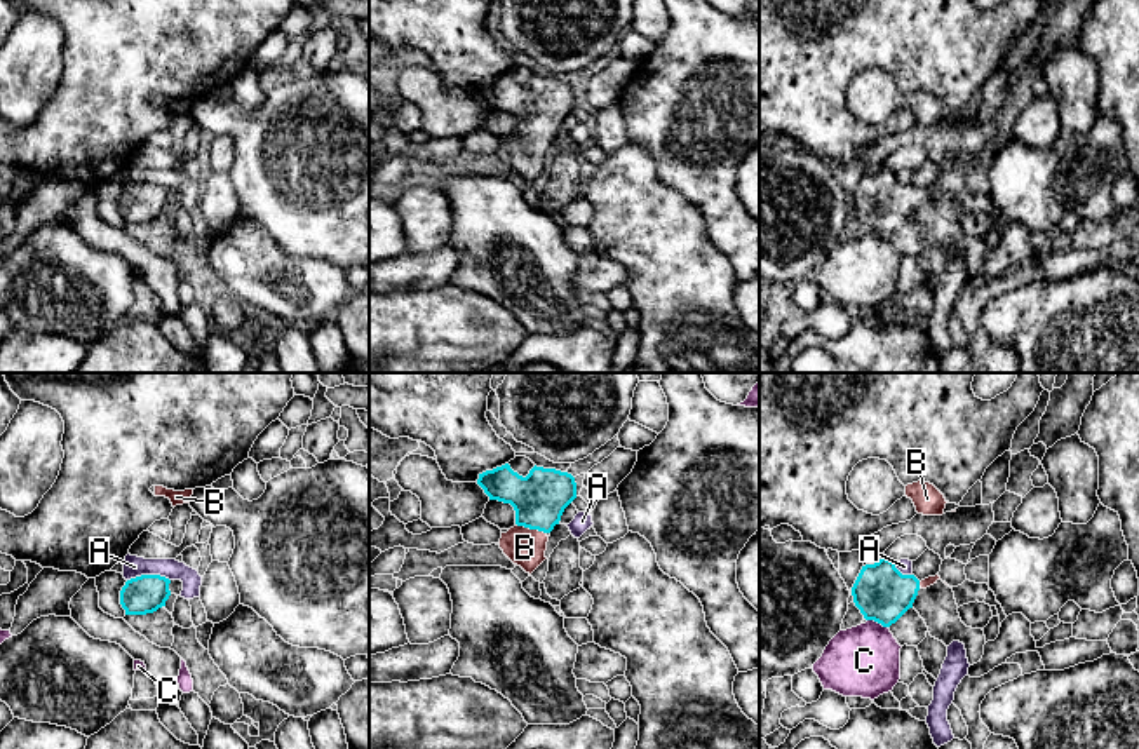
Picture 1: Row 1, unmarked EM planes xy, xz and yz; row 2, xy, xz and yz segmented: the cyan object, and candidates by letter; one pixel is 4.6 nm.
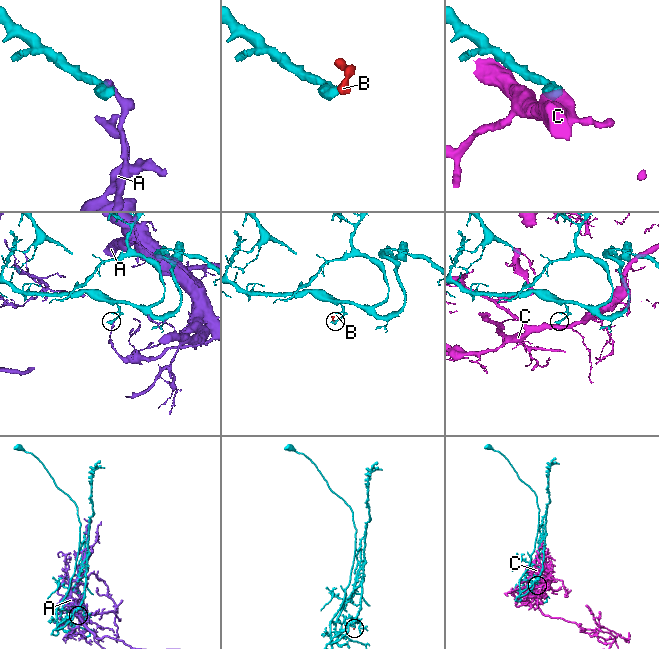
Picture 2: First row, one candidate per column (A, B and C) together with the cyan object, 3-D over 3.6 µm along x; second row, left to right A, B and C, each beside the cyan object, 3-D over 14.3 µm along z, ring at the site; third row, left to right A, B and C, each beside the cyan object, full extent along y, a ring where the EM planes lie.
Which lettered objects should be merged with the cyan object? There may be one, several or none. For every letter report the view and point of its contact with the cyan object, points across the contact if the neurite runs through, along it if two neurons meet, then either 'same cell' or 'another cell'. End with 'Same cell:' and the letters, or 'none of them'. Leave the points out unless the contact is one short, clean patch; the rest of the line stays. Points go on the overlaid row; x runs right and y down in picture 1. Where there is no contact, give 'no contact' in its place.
A: xy (148, 575) | another cell
B: xz (532, 528) | across xz (539, 499), (532, 528), (525, 547) | same cell
C: yz (878, 622) | another cell
Same cell: B

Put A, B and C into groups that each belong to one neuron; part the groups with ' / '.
A / B / C

